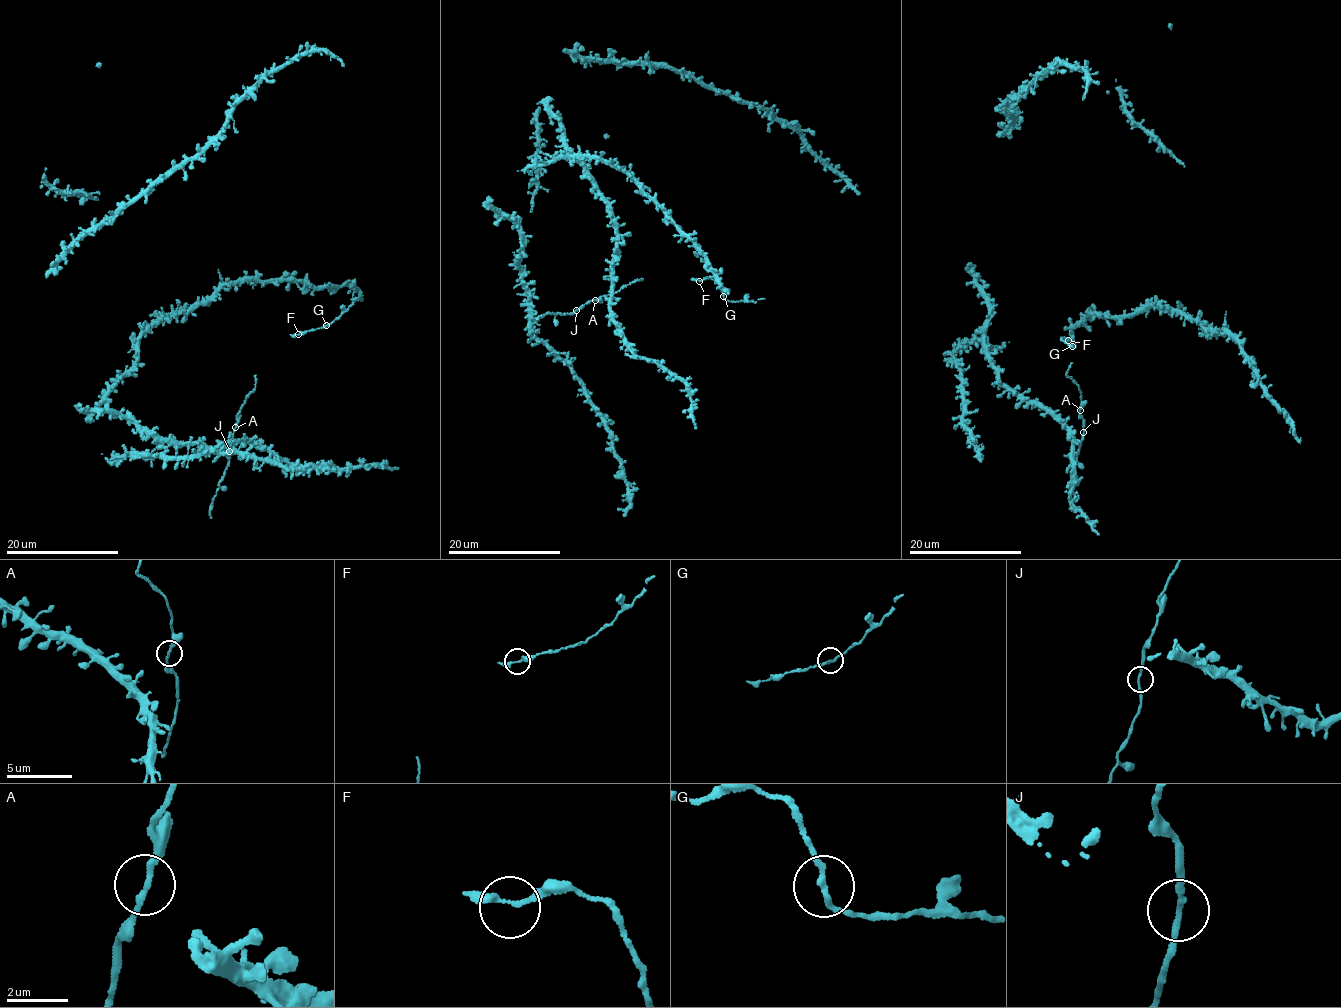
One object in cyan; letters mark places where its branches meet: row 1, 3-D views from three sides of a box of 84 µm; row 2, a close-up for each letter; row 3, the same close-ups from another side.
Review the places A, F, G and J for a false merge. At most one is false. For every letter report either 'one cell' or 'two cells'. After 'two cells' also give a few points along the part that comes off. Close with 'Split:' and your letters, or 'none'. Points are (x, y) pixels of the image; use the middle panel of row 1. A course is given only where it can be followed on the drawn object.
A: one cell
F: one cell
G: one cell
J: one cell
Split: none

